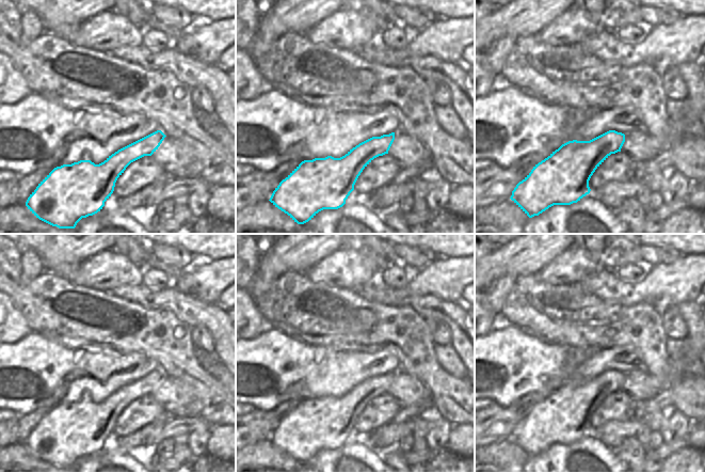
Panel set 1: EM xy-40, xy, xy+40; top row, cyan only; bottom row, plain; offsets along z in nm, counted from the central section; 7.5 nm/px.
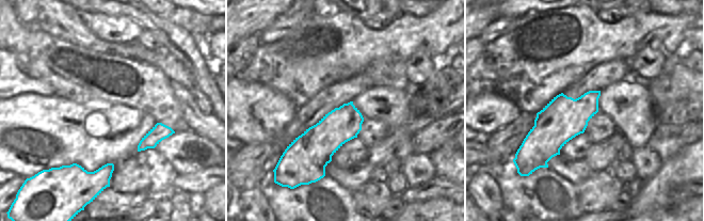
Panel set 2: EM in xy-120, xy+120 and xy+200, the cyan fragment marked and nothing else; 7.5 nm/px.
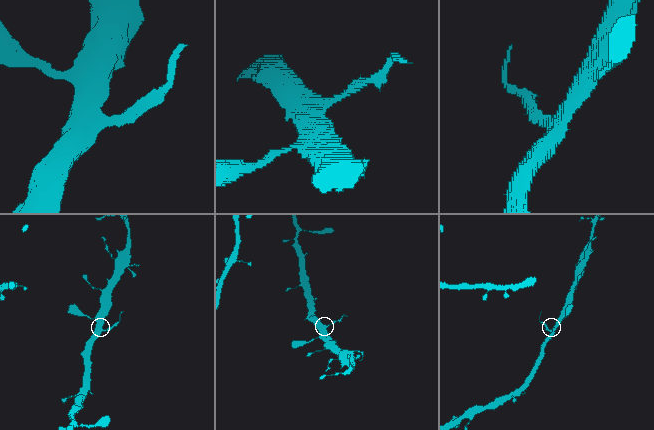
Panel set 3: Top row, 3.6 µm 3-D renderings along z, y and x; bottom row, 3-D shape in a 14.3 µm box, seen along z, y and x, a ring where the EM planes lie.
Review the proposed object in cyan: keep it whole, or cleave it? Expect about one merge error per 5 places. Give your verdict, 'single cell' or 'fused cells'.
single cell

